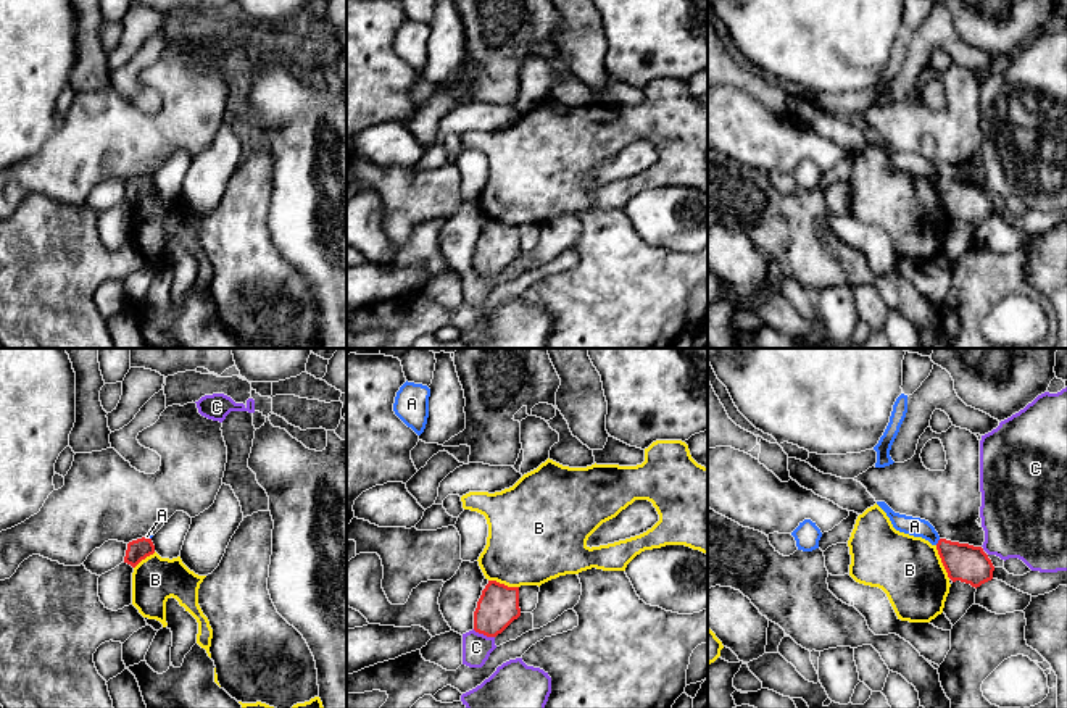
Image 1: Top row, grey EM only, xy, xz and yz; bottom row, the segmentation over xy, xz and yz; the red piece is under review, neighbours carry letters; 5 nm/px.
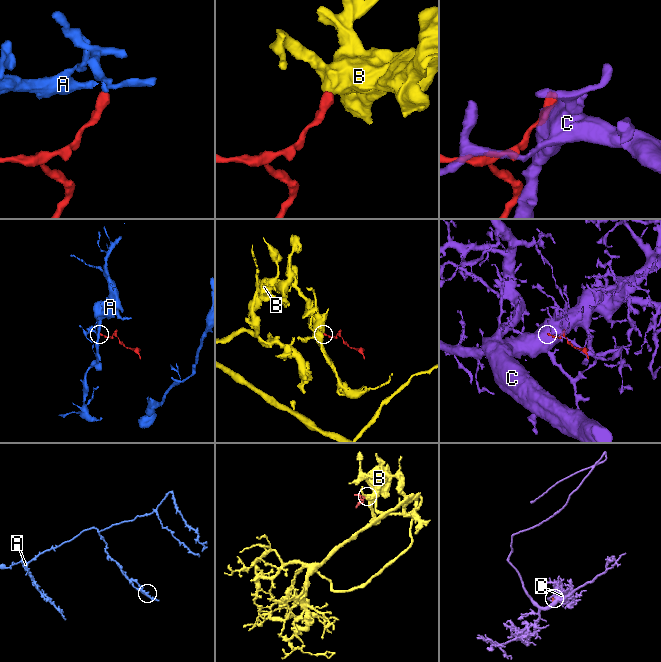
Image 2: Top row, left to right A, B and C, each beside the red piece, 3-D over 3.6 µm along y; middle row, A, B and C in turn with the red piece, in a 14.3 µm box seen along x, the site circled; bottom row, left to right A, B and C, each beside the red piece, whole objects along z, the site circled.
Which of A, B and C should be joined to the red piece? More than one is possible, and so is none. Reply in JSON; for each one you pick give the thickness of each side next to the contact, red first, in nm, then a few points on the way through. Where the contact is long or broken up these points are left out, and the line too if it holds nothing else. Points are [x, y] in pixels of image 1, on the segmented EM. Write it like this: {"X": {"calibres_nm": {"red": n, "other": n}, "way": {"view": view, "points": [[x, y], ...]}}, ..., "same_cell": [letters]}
{"same_cell": []}

